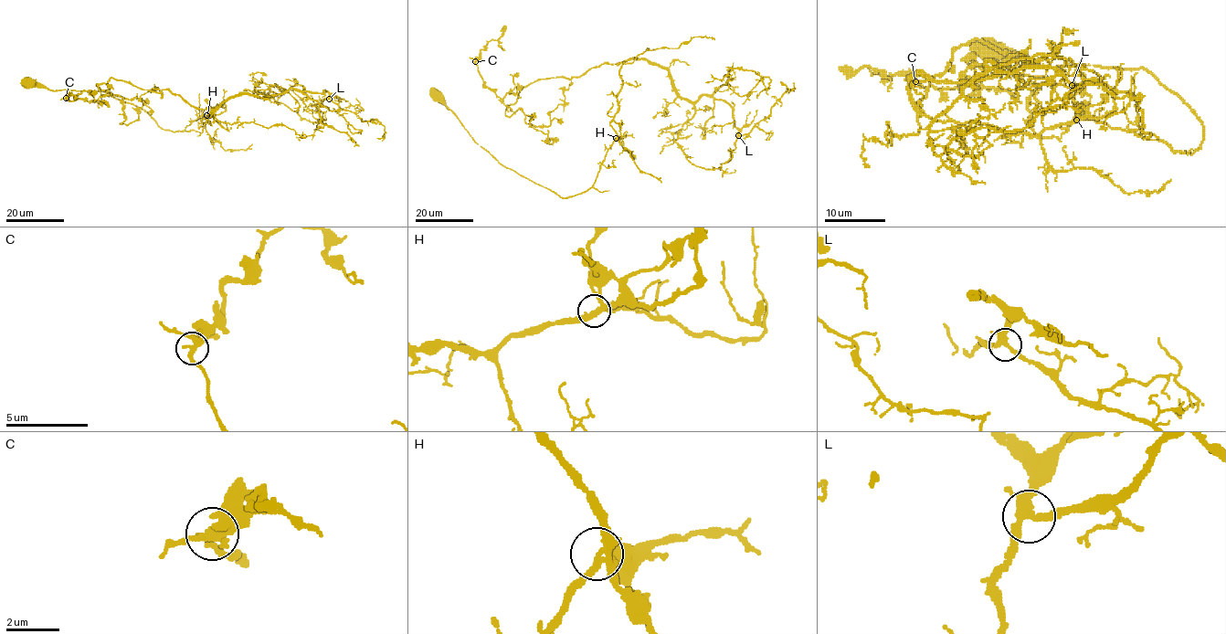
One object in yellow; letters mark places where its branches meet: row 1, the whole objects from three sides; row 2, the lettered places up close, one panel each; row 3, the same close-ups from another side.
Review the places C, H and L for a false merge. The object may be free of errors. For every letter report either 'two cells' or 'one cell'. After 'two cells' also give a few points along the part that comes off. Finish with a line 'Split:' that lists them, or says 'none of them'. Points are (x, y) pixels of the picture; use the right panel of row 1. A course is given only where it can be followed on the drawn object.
C: one cell
H: one cell
L: one cell
Split: none of them

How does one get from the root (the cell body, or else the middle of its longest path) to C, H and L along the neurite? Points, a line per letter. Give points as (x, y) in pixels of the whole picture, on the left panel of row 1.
C: (28, 82), (103, 91), (174, 132), (213, 116), (167, 89), (112, 78), (99, 86), (101, 102), (66, 98)
H: (28, 82), (52, 90), (103, 91), (144, 110), (161, 127), (174, 132), (184, 131), (206, 116)
L: (28, 82), (103, 91), (174, 132), (202, 116), (208, 122), (242, 94), (296, 89), (327, 91), (329, 99)

